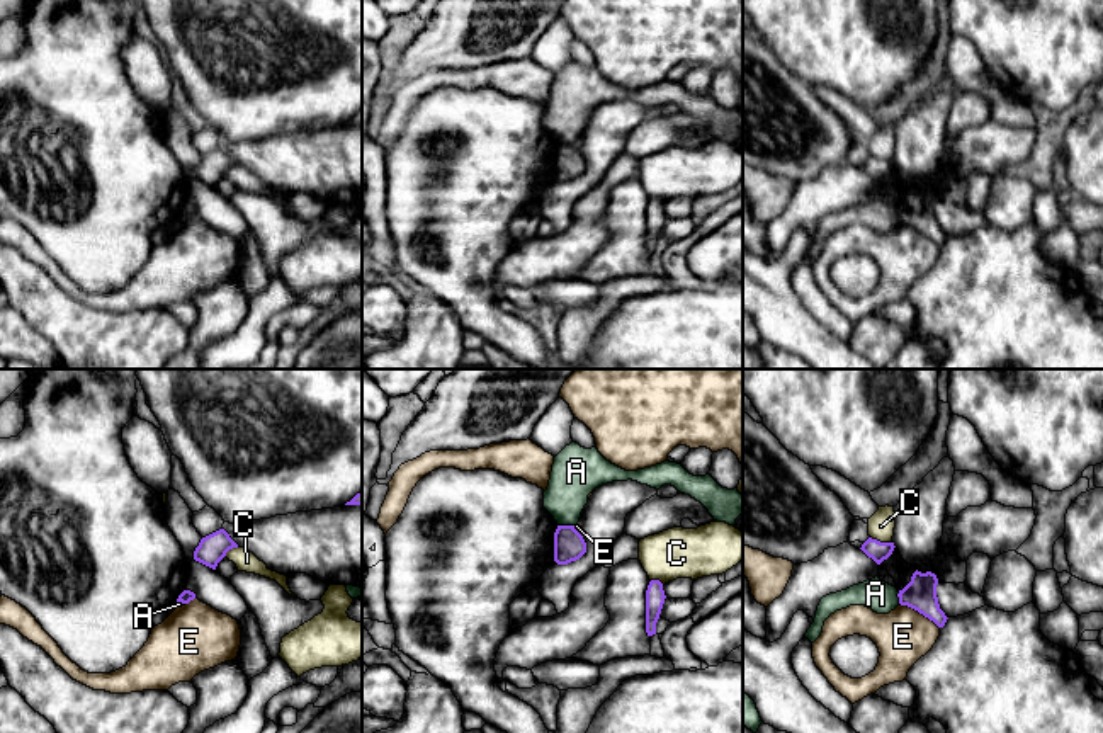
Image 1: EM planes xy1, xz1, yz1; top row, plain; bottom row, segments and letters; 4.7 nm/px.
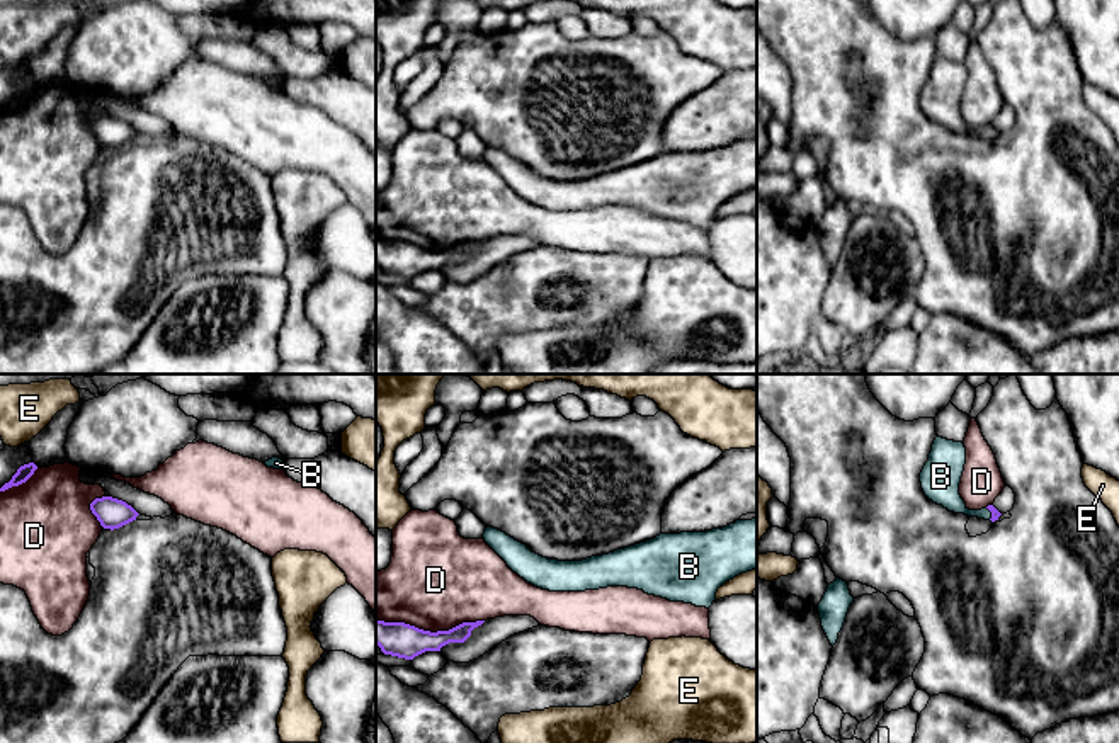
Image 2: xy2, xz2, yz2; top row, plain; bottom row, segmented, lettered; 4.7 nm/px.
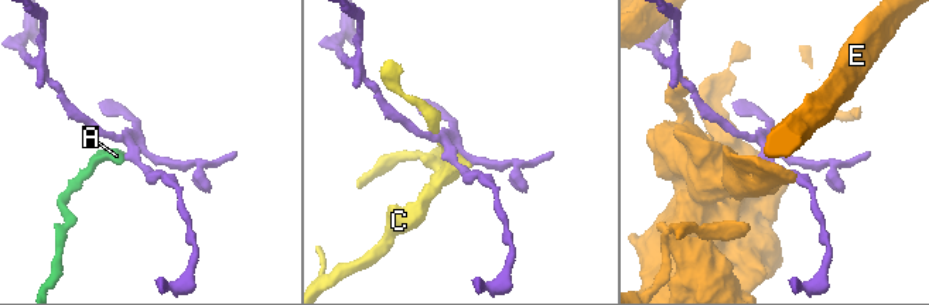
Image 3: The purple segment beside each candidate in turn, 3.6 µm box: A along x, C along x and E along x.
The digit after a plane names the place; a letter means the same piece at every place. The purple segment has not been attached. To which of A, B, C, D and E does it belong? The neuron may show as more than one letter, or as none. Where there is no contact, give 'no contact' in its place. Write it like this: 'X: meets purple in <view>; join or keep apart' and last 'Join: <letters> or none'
A: meets purple in xz1; keep apart
B: meets purple in yz2; join
C: meets purple in yz1; keep apart
D: meets purple in xz2; keep apart
E: meets purple in yz1; keep apart
Join: B

